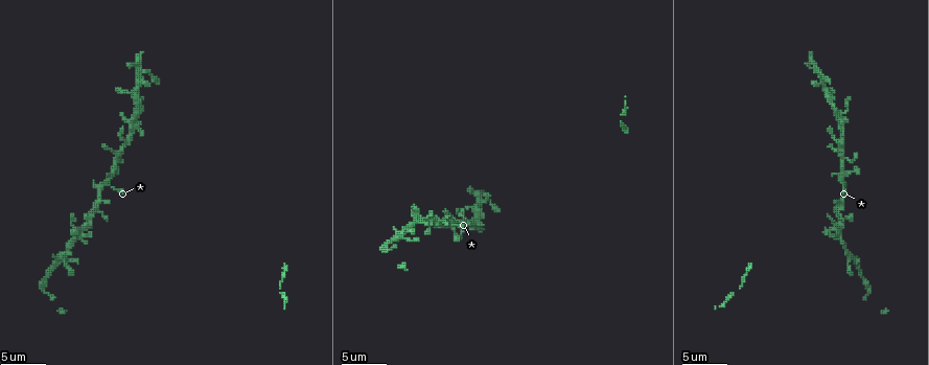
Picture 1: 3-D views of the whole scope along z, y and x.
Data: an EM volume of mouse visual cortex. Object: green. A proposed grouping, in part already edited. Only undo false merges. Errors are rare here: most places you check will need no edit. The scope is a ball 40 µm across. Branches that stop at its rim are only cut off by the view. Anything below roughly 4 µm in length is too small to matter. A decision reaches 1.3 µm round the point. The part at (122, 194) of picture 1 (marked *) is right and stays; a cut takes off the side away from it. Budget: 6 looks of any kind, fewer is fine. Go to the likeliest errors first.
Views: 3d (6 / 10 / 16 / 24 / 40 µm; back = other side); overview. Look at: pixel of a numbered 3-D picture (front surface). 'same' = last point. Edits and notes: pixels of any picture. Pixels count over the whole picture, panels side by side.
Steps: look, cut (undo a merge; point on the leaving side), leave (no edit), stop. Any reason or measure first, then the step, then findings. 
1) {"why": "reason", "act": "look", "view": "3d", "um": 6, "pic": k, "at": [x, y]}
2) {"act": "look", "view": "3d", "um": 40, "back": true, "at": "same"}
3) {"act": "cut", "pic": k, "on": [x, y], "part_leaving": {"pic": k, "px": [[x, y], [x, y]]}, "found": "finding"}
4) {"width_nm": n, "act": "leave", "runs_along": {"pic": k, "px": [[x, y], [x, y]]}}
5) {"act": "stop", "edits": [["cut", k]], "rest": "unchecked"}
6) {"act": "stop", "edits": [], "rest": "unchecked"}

{"why": "sudden change in width", "act": "look", "view": "3d", "um": 10, "pic": 1, "at": [840, 230]}

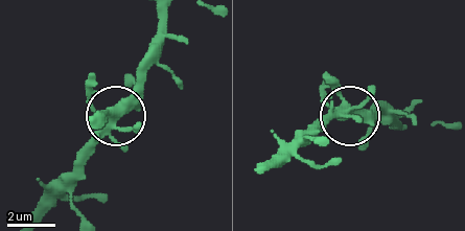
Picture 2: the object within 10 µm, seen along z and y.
{"act": "leave", "runs_along": {"pic": 2, "px": [[165, 19], [161, 48], [143, 85], [77, 155]]}, "found": "all the same neuron"}

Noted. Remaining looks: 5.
{"act": "look", "view": "3d", "um": 10, "pic": 1, "at": [129, 134]}

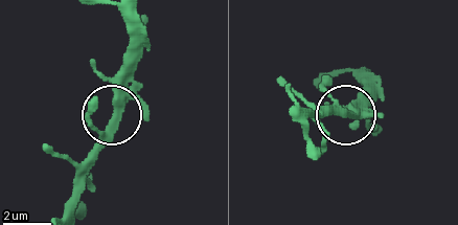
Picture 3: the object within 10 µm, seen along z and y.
{"act": "leave", "found": "all the same neuron"}

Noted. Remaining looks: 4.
{"why": "thin neck", "act": "look", "view": "3d", "um": 16, "pic": 1, "at": [285, 265]}

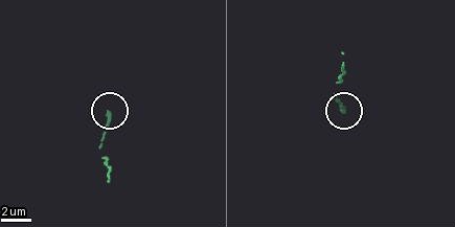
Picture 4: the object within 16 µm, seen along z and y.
{"act": "look", "view": "3d", "um": 16, "back": true, "pic": 4, "at": [343, 111]}

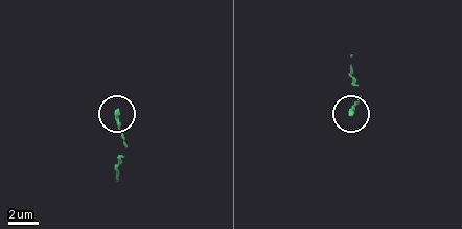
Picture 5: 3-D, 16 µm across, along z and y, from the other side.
{"act": "leave", "found": "continuous, no second neuron"}

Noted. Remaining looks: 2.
{"act": "stop", "edits": [], "rest": "unchecked"}

